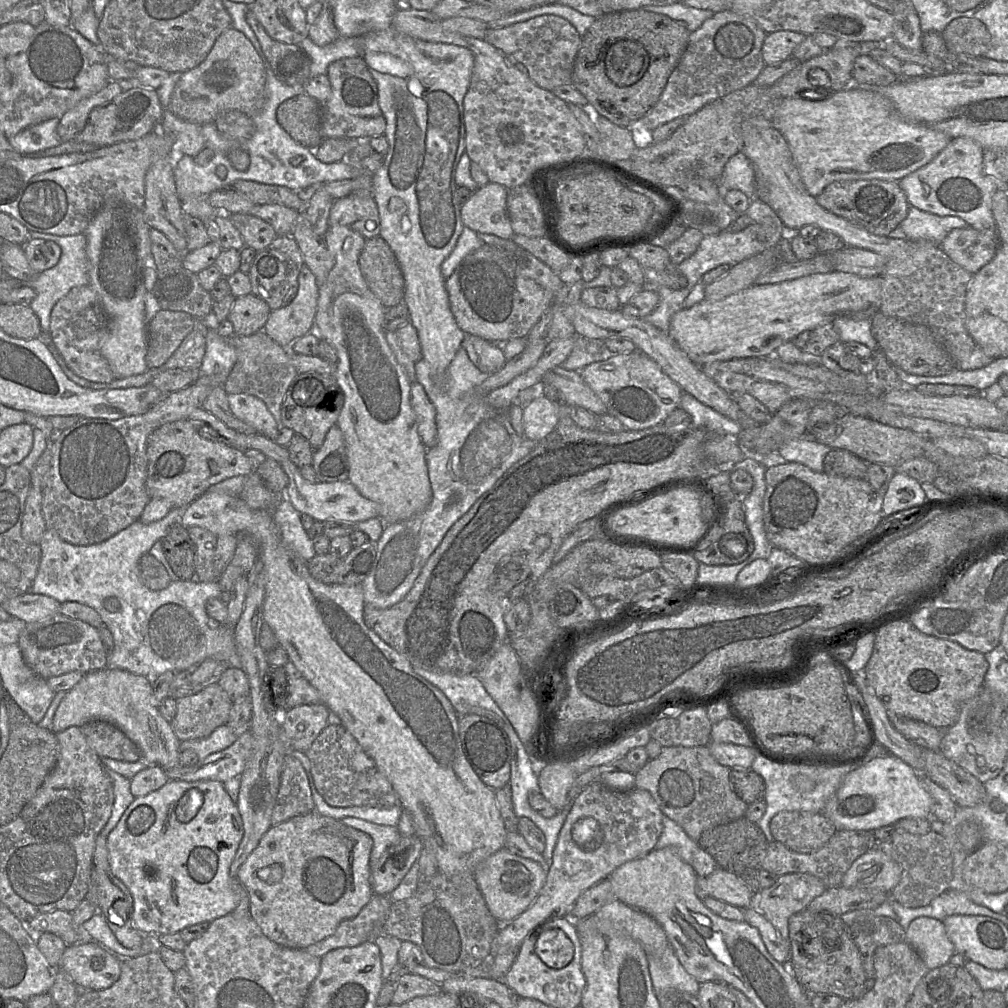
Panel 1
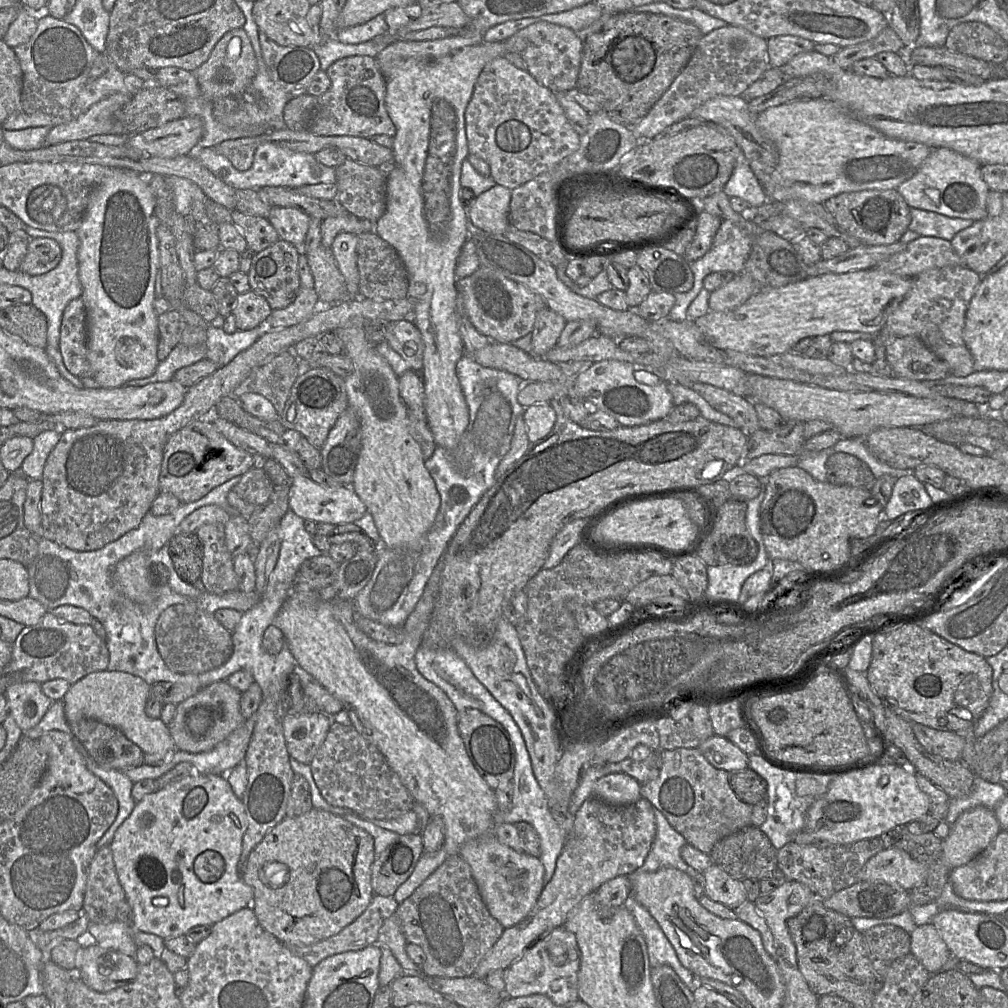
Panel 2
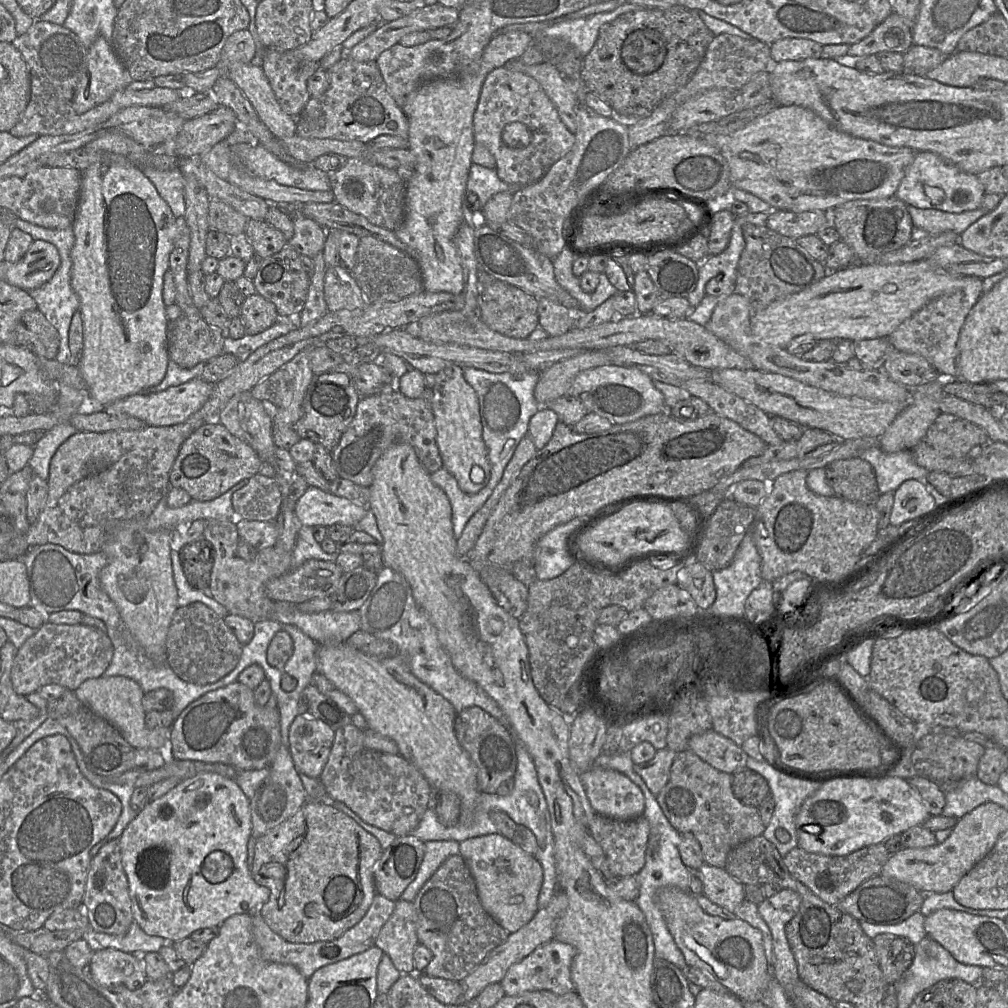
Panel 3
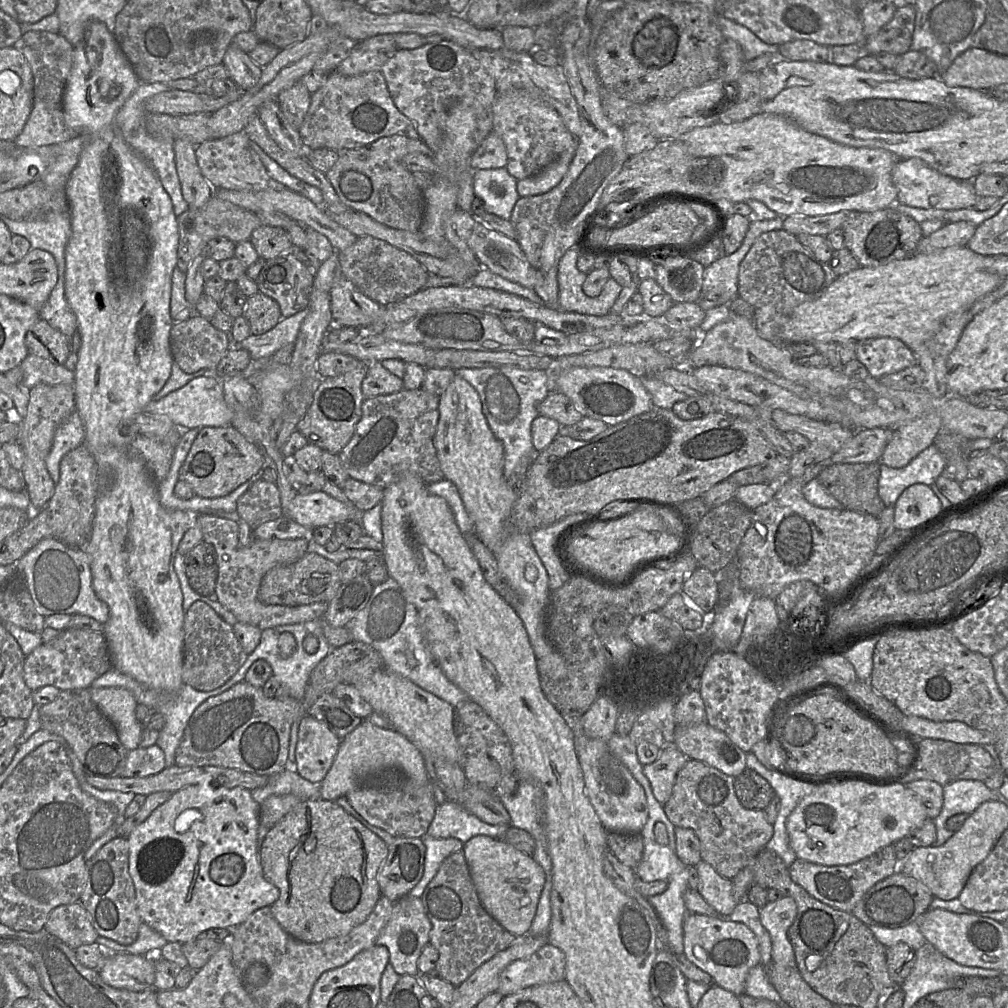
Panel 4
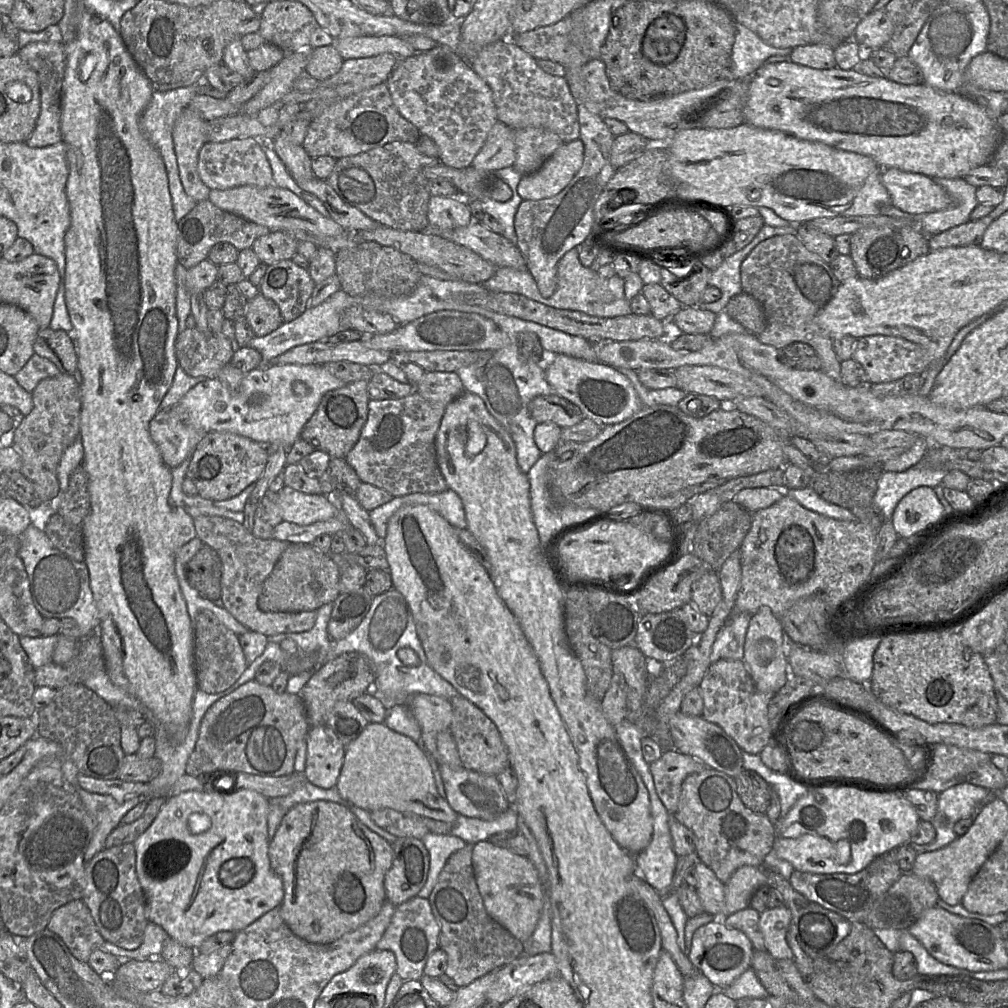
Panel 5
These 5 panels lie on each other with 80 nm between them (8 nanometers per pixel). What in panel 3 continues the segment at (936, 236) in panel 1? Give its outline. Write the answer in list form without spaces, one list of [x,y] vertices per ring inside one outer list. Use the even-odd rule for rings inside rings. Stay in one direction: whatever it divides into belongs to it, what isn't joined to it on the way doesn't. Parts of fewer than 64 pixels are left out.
[[[911,205],[907,206],[907,210],[913,226],[925,230],[930,235],[945,231],[953,231],[960,235],[979,218],[990,212],[985,208],[978,208],[961,213],[951,213],[936,209],[922,209]]]

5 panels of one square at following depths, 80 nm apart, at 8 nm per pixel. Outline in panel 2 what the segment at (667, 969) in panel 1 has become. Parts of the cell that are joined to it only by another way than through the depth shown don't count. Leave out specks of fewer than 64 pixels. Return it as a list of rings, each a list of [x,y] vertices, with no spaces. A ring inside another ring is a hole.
[[[632,896],[626,900],[624,906],[634,916],[642,932],[647,946],[650,967],[670,966],[682,982],[693,991],[696,986],[698,986],[697,978],[681,964],[673,946],[670,944],[656,920]]]

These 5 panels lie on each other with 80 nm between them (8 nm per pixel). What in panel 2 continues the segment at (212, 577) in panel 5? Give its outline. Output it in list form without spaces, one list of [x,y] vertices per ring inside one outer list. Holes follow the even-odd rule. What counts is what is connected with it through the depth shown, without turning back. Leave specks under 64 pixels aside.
[[[176,532],[167,546],[178,575],[191,584],[200,580],[203,567],[203,545],[196,534]]]

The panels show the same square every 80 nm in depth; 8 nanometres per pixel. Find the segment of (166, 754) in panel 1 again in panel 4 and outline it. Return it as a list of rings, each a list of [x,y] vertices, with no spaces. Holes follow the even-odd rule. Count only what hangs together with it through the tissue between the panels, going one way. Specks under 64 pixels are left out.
[[[88,688],[98,709],[112,722],[123,746],[131,751],[140,745],[143,732],[135,715],[138,705],[133,694],[124,688]]]

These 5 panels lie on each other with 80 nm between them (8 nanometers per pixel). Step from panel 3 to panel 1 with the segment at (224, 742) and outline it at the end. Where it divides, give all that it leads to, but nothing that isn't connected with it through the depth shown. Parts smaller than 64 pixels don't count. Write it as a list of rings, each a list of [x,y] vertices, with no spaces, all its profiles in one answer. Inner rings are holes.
[[[218,683],[209,685],[194,695],[176,700],[176,715],[171,722],[175,735],[181,742],[208,737],[215,729],[226,724],[233,703]]]

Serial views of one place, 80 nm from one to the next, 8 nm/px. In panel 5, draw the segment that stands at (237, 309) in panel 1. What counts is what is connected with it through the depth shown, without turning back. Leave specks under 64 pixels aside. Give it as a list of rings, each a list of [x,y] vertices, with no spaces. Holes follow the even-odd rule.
[[[261,294],[248,302],[244,319],[256,337],[264,337],[284,323],[278,306]]]

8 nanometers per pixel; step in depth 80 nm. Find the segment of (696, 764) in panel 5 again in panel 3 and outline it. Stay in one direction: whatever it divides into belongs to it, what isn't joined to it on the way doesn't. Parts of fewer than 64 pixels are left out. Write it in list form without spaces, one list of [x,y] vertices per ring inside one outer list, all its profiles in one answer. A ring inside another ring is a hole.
[[[666,747],[657,750],[650,761],[634,764],[635,772],[640,775],[653,795],[659,794],[669,781],[671,766],[676,754],[674,750]]]

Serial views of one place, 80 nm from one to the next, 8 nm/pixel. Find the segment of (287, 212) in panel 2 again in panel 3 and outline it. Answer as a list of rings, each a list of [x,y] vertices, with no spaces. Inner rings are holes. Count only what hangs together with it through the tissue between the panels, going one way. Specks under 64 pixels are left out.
[[[299,213],[292,214],[292,223],[294,234],[288,245],[300,255],[314,259],[324,247],[327,229]]]

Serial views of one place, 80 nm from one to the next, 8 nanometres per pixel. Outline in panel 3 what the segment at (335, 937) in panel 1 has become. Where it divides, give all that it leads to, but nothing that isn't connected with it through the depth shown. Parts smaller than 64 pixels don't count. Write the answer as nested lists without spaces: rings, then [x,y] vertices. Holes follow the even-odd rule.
[[[376,893],[363,918],[346,930],[341,936],[329,941],[314,943],[293,943],[286,941],[271,930],[259,912],[252,914],[252,931],[260,954],[264,960],[293,965],[308,980],[320,967],[346,959],[372,947],[375,944],[382,926],[391,916],[394,908],[395,901]]]

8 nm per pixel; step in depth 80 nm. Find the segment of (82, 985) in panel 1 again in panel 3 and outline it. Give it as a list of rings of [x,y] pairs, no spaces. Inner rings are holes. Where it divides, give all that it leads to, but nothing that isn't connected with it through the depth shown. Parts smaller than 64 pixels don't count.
[[[113,948],[95,950],[87,969],[92,978],[104,987],[124,986],[136,990],[148,980],[141,955]]]

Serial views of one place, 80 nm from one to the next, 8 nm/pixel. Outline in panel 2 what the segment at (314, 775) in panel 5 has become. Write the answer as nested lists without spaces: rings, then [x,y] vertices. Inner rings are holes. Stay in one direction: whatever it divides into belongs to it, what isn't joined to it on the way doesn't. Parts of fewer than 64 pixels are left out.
[[[323,712],[285,715],[282,727],[290,757],[310,766],[326,739],[331,719]]]

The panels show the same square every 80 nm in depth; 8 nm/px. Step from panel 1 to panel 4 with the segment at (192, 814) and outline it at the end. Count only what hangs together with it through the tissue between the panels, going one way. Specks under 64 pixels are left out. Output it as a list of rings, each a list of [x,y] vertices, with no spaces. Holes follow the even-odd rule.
[[[209,782],[186,786],[171,794],[151,815],[138,825],[126,838],[129,846],[129,874],[136,893],[138,913],[146,923],[160,933],[167,942],[184,944],[193,941],[201,932],[213,928],[233,929],[243,923],[256,910],[271,906],[279,897],[278,888],[264,877],[259,859],[258,829],[260,804],[252,797],[250,790],[242,787],[228,788]]]

